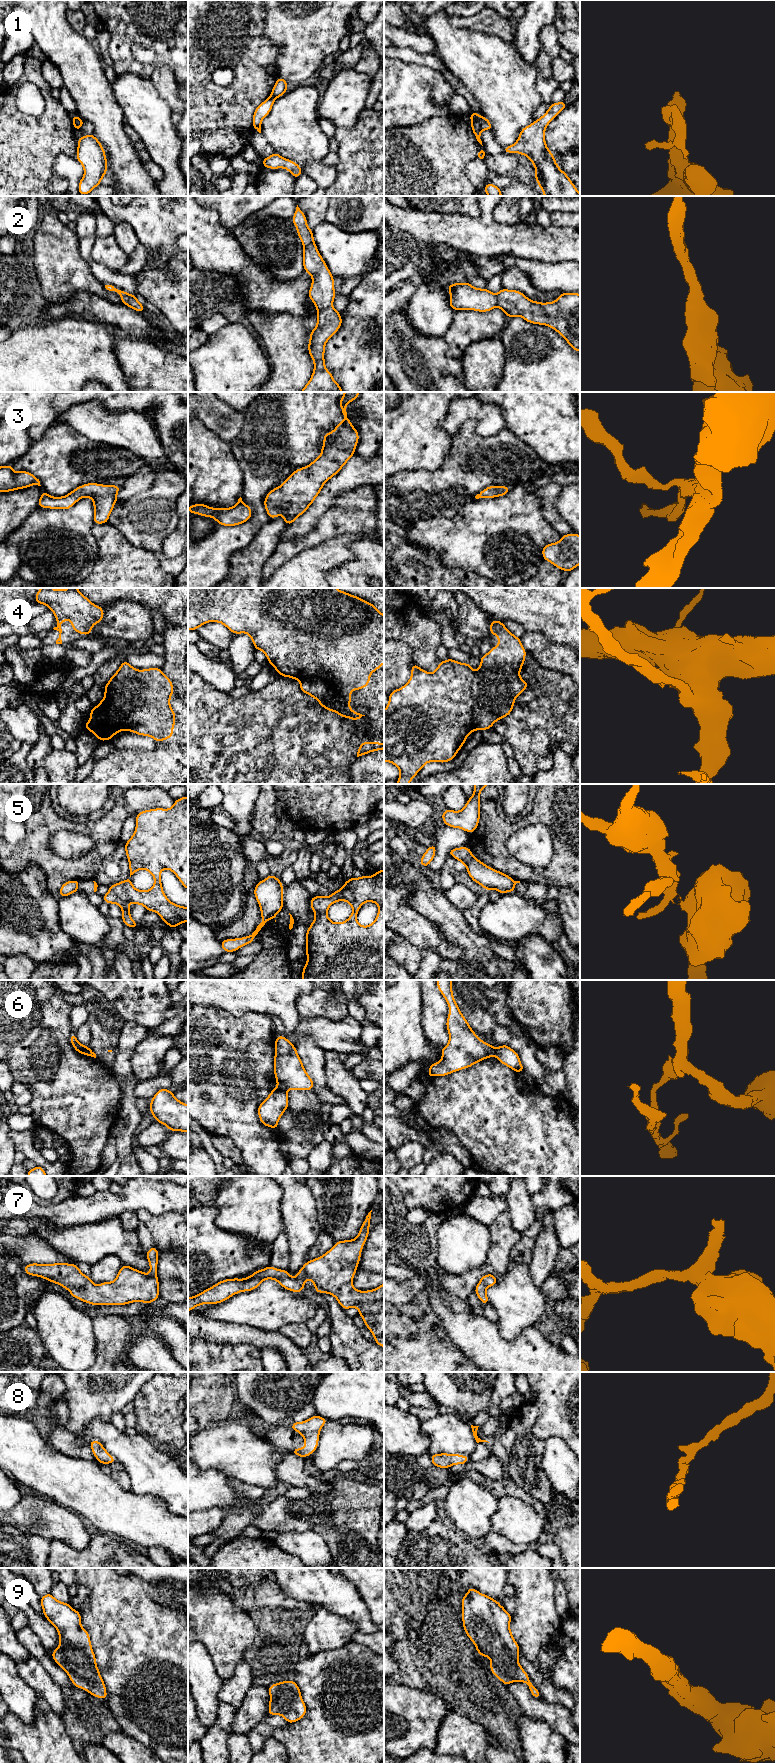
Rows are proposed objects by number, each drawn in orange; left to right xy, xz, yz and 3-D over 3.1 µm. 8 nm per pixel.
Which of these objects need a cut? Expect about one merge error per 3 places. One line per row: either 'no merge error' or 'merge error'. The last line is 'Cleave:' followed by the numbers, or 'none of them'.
1: merge error
2: no merge error
3: no merge error
4: merge error
5: merge error
6: merge error
7: no merge error
8: no merge error
9: no merge error
Cleave: 1, 4, 5, 6

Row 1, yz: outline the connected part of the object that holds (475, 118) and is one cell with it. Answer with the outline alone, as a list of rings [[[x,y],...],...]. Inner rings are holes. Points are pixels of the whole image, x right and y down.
[[[471,112],[470,120],[471,120],[471,129],[474,132],[474,135],[477,141],[482,145],[482,141],[480,139],[481,137],[481,127],[480,127],[481,115],[475,112]]]

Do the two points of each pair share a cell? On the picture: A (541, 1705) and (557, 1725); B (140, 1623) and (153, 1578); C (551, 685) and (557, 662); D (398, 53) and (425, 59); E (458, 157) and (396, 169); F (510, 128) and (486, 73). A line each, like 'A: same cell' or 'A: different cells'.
A: same cell
B: different cells
C: different cells
D: same cell
E: same cell
F: same cell

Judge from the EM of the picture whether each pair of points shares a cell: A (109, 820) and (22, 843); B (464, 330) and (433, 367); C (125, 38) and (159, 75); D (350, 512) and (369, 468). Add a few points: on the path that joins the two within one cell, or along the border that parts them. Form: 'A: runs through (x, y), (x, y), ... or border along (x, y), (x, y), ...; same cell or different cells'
A: runs through (87, 827), (44, 825); same cell
B: border along (443, 338), (445, 352), (460, 359); different cells
C: border along (149, 78), (156, 68), (167, 67), (176, 79); different cells
D: border along (371, 485), (358, 485), (340, 494); different cells

